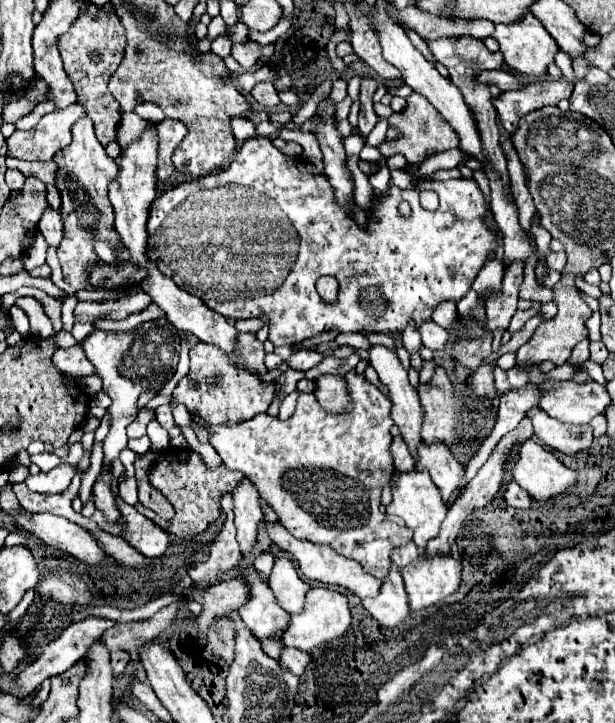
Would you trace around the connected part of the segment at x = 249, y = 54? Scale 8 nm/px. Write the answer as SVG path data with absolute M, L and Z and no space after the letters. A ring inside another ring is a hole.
M248 41L248 43L242 43L242 45L232 45L232 57L244 67L252 67L260 56L270 57L274 53L274 45L259 45L254 41Z

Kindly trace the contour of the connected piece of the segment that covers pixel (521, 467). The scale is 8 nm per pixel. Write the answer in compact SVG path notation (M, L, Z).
M528 439L514 459L514 481L528 491L534 501L550 501L568 493L576 485L578 473L568 469L560 459L540 443Z

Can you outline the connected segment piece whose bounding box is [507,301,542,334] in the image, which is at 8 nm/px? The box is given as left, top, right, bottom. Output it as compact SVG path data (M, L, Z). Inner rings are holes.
M533 301L532 307L529 310L526 311L517 310L514 316L512 317L510 325L507 330L511 334L519 330L528 319L532 318L539 312L541 306L542 304L540 302Z

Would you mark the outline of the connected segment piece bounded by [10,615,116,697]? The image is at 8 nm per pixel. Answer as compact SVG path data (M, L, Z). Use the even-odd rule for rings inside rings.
M96 615L86 617L86 619L78 621L78 623L68 625L68 627L62 631L62 635L60 635L58 639L54 639L52 643L46 645L44 653L42 653L36 661L32 661L24 671L20 671L20 675L18 675L18 685L16 685L14 689L10 689L10 693L16 695L16 697L28 697L30 693L34 693L34 691L40 687L40 683L42 683L44 679L56 675L56 673L62 673L64 669L68 669L68 665L74 665L76 661L80 661L80 659L86 655L86 651L88 651L88 647L92 645L92 641L96 641L96 639L98 639L106 629L110 629L112 625L116 625L116 621L106 619L106 617L96 617Z

